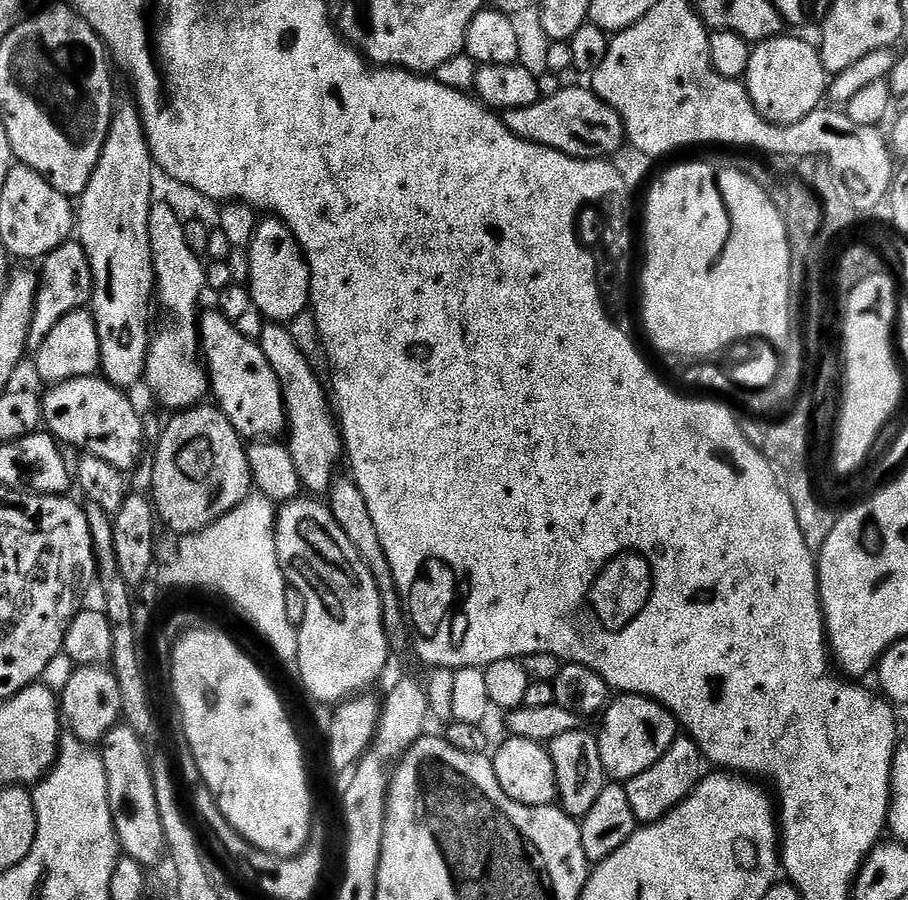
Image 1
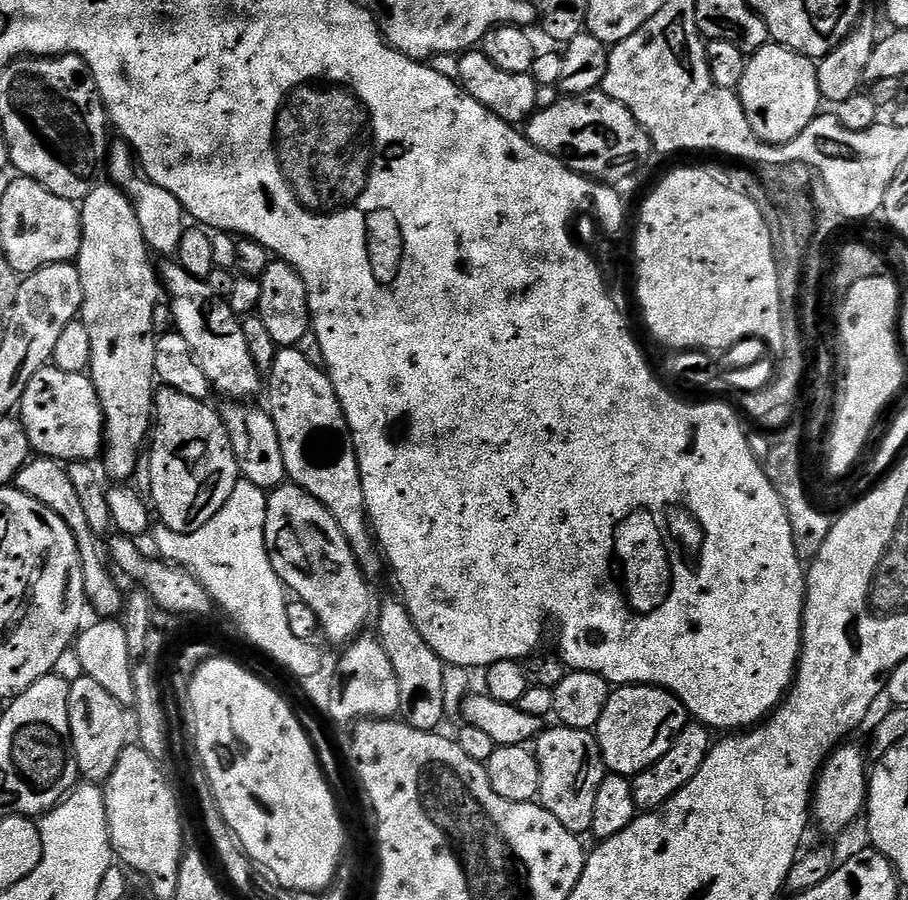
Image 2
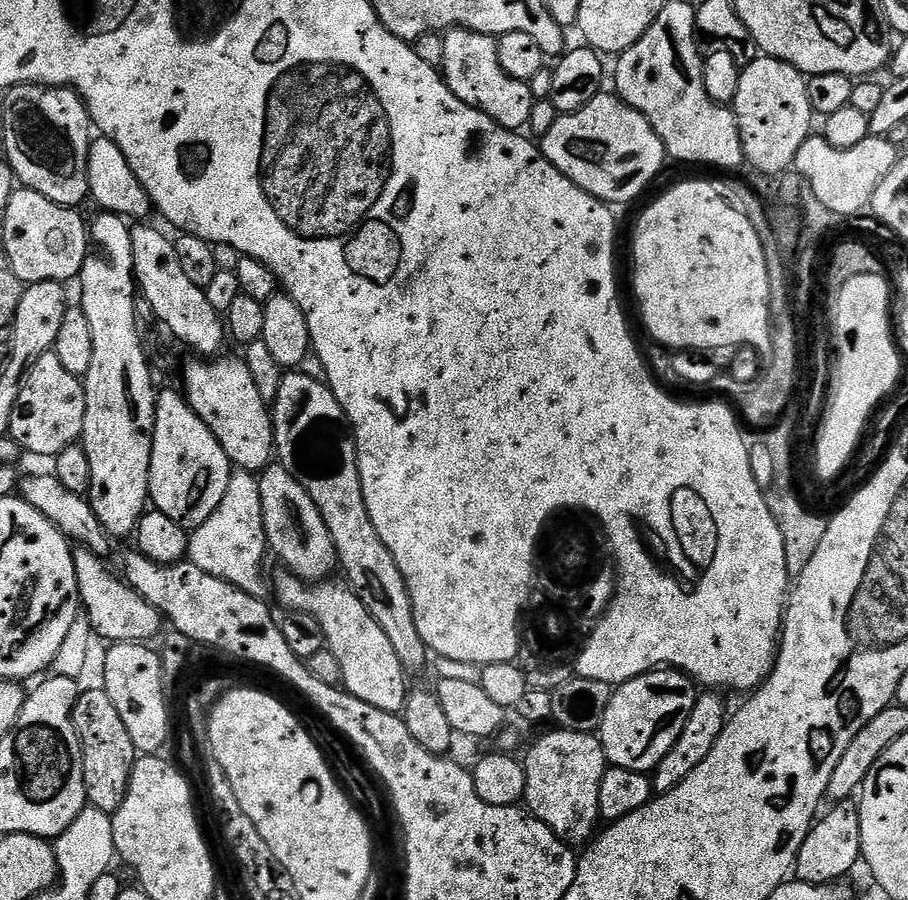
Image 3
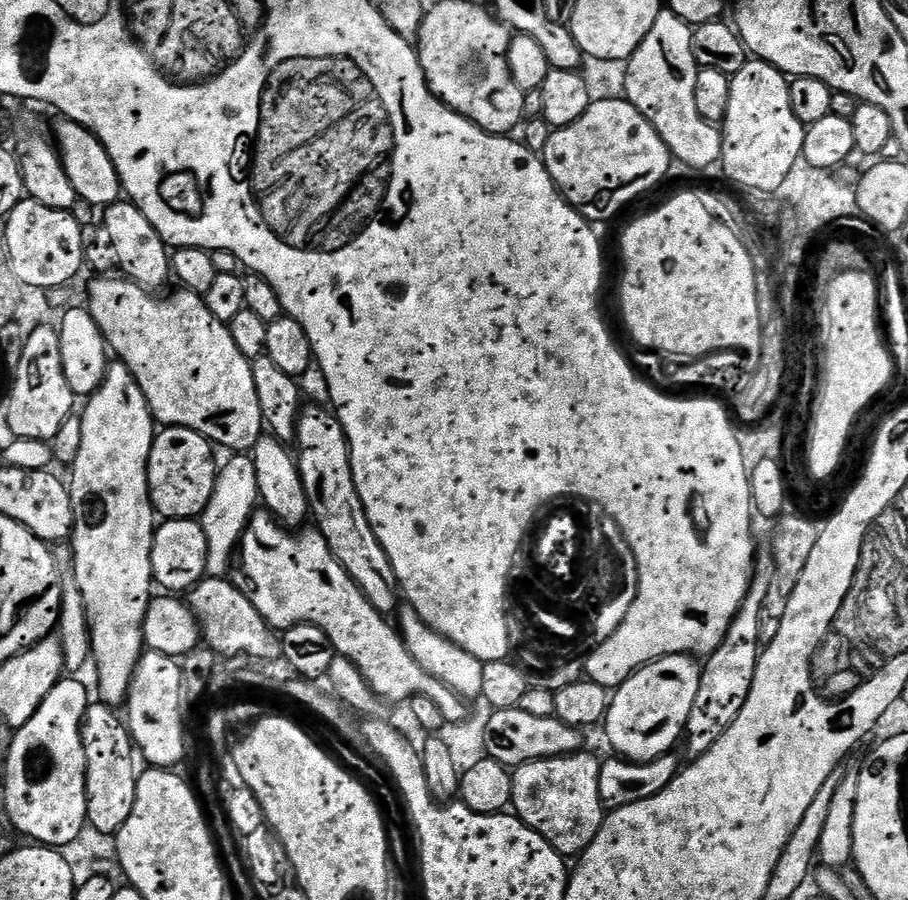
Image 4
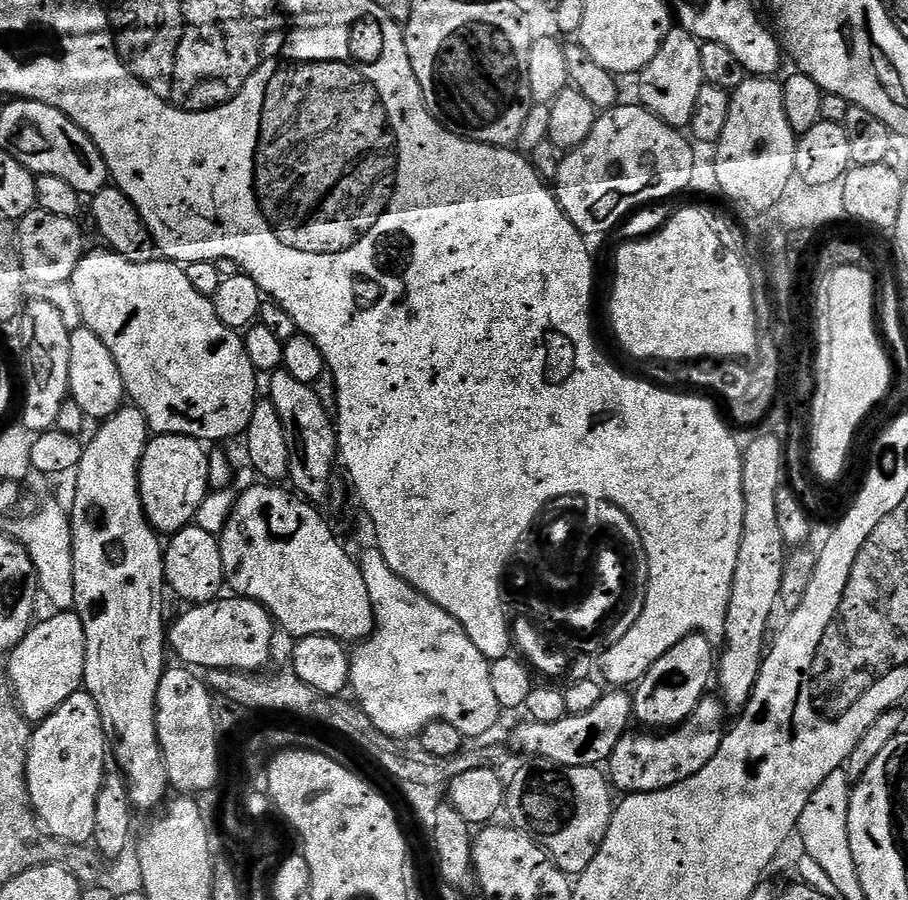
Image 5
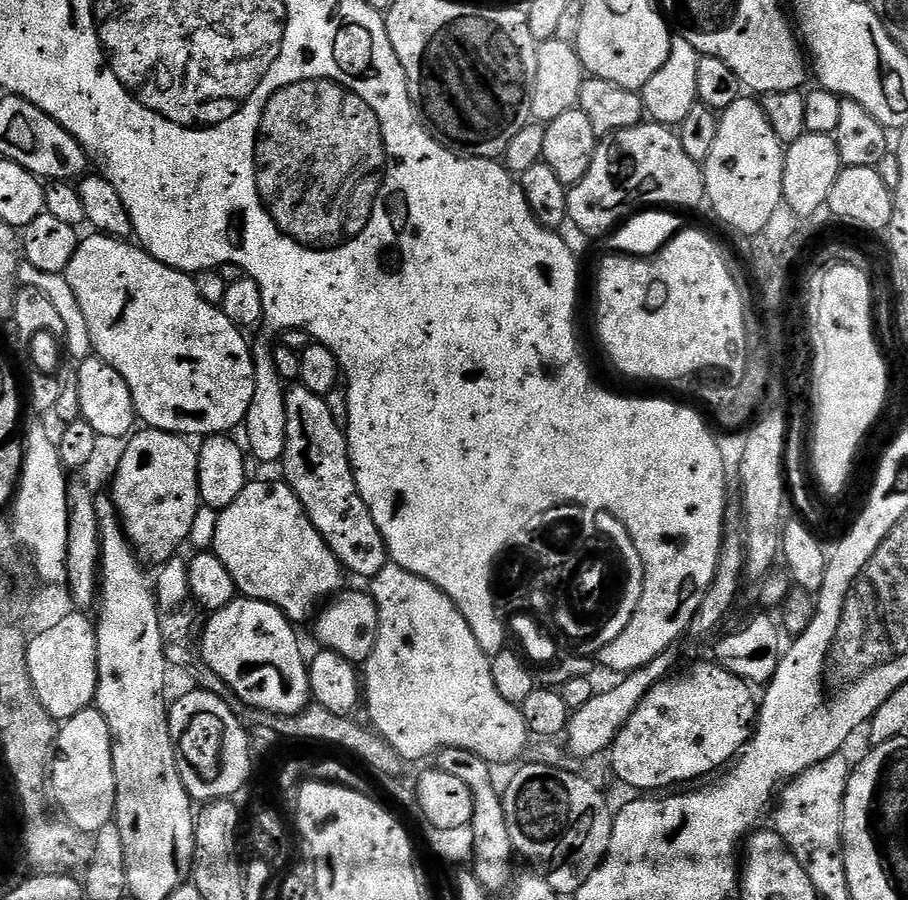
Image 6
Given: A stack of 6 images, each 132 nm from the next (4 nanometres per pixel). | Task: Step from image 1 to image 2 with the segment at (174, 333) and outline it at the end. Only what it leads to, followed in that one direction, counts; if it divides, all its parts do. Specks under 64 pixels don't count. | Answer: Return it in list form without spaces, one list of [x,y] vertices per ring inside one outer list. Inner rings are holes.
[[[116,138],[111,141],[106,153],[106,172],[107,168],[109,176],[107,179],[131,200],[138,214],[138,222],[142,226],[144,241],[148,243],[149,249],[153,253],[161,252],[161,257],[164,258],[175,254],[178,250],[178,242],[182,242],[182,234],[186,227],[186,213],[178,198],[174,198],[170,190],[162,190],[162,186],[158,186],[142,174],[132,148],[125,140]]]

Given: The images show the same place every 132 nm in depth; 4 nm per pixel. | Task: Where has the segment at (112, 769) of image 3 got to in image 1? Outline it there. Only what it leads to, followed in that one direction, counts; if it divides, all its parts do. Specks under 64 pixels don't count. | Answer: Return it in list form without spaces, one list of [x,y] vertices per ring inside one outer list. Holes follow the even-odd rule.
[[[86,664],[77,666],[74,674],[70,674],[70,682],[66,682],[63,688],[58,692],[58,703],[62,713],[63,723],[66,725],[67,731],[76,739],[84,744],[93,746],[99,745],[106,738],[106,734],[110,734],[110,730],[114,730],[121,723],[124,715],[124,707],[122,706],[122,690],[118,690],[118,678],[111,667],[101,666],[99,664]]]

